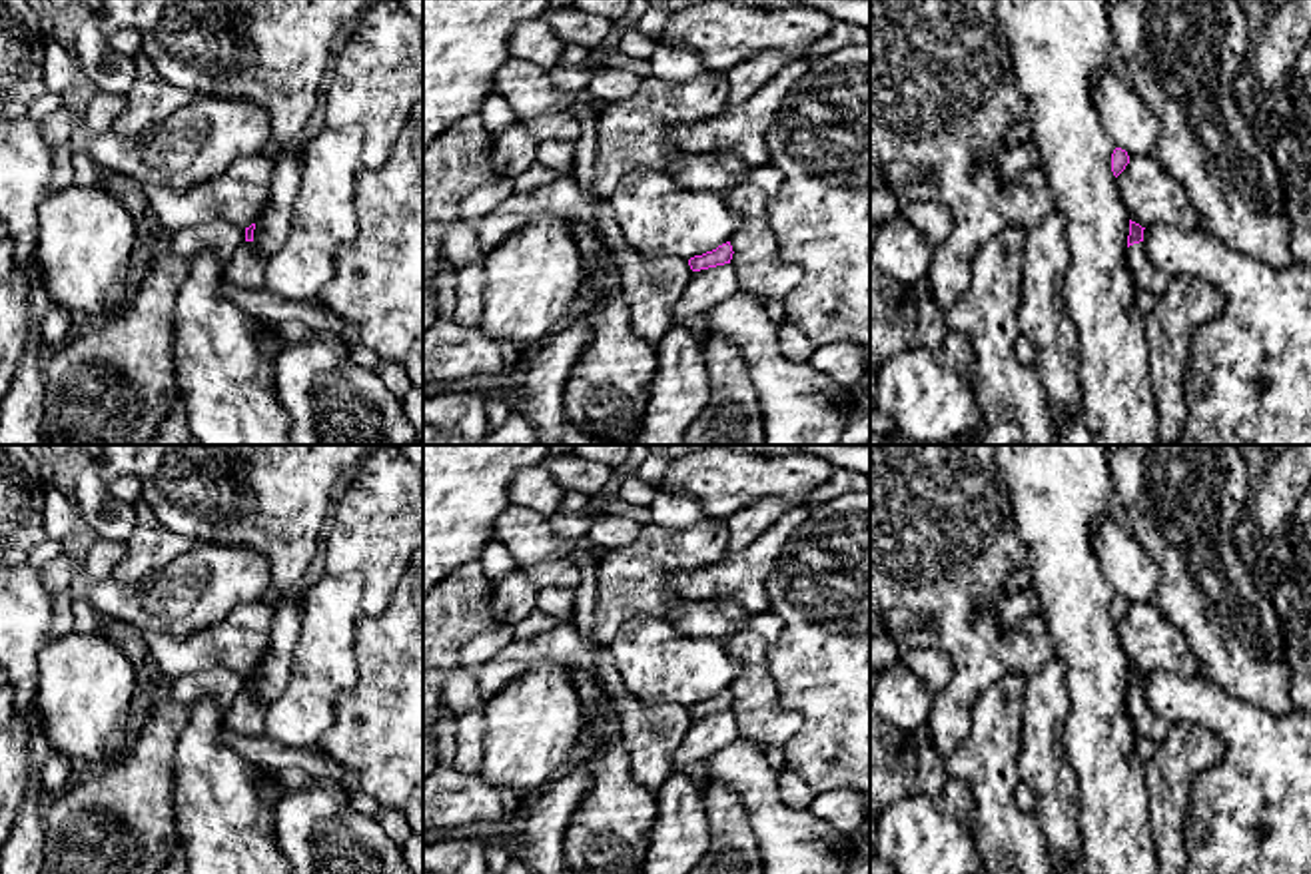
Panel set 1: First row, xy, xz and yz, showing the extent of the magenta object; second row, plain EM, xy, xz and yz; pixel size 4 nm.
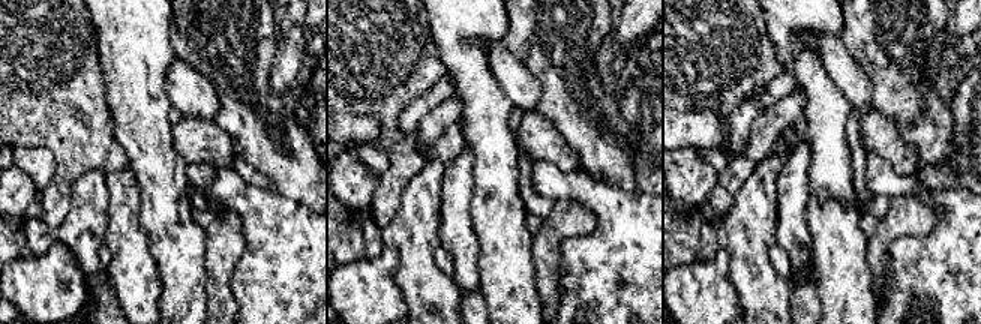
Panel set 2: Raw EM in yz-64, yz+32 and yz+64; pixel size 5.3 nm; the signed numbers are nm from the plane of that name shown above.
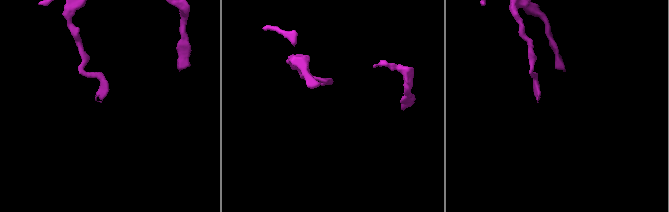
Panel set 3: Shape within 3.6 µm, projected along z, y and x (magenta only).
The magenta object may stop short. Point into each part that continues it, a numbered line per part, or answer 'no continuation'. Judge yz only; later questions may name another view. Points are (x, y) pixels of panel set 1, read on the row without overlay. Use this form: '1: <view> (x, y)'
1: yz (1146, 721)

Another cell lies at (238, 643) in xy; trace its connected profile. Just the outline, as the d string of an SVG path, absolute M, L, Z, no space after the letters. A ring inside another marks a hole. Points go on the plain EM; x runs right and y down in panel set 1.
M275 597L235 607L223 621L186 637L140 631L150 656L176 680L184 674L229 668L249 674L271 647Z

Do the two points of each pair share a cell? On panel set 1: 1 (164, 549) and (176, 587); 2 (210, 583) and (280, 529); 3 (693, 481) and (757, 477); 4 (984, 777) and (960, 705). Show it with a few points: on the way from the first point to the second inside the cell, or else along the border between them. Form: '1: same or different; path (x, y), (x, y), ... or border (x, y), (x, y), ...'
1: different; border (194, 545), (126, 585)
2: different; border (208, 541), (256, 549), (268, 561), (272, 593)
3: same; path (709, 477), (741, 477)
4: different; border (988, 689), (972, 707), (968, 735), (946, 757)

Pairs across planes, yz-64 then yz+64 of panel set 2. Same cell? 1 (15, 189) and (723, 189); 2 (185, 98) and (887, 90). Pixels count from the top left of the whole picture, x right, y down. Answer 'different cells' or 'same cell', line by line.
1: different cells
2: different cells

